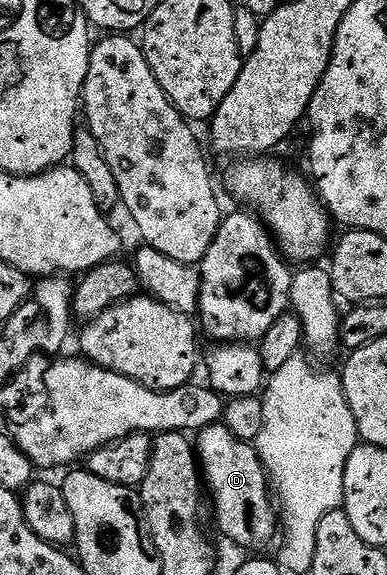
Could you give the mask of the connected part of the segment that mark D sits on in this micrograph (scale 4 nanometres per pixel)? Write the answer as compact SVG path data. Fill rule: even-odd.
M219 421L197 432L196 454L205 486L208 491L210 487L210 495L214 498L214 515L218 518L219 529L236 546L247 547L250 553L265 552L262 550L274 538L279 538L280 515L257 446L232 437Z

